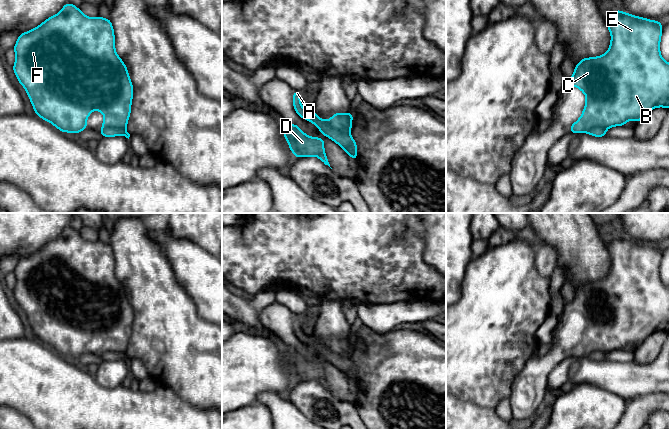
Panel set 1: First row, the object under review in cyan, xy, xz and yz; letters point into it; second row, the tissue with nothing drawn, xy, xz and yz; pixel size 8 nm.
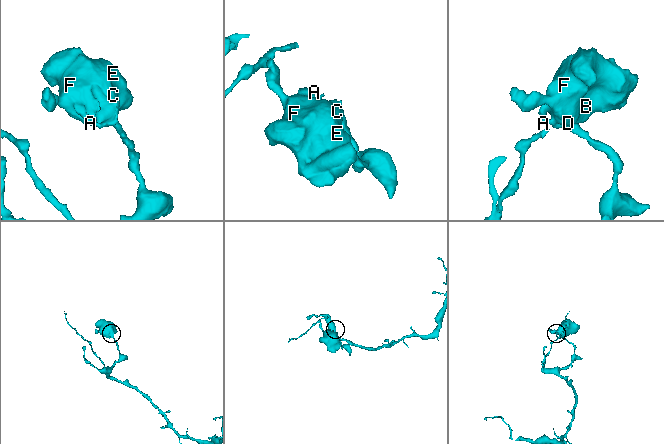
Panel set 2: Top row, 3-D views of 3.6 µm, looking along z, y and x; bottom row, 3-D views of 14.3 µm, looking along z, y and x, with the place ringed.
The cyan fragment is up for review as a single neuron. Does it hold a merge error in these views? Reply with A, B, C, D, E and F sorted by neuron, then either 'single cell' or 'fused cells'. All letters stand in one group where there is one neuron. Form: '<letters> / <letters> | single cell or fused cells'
A / B C D E F | fused cells

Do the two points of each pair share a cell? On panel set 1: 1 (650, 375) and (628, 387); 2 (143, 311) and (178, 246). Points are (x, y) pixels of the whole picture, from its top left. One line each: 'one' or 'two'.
1: one
2: two

